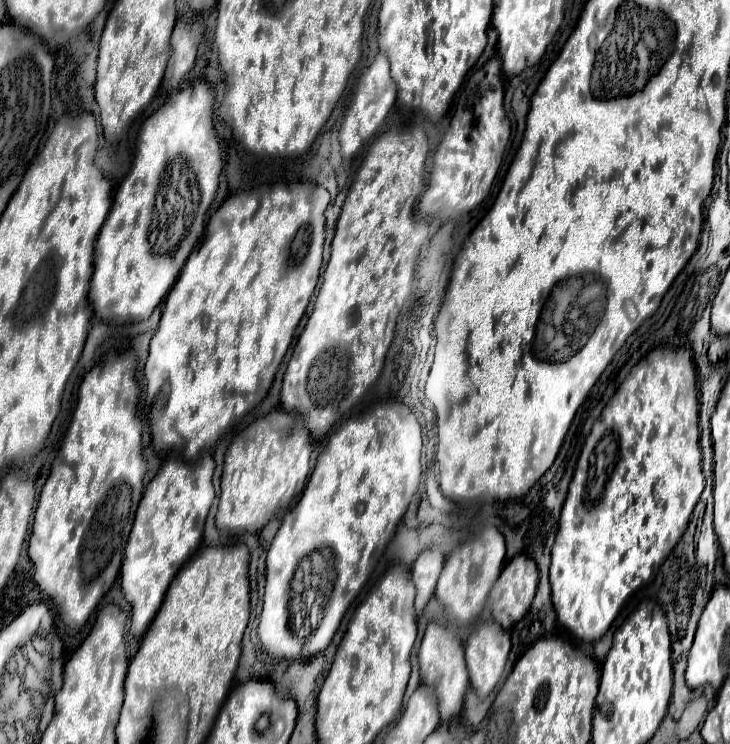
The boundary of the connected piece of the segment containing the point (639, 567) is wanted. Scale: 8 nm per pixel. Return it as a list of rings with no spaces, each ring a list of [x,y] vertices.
[[[654,349],[650,351],[632,371],[630,375],[624,379],[624,383],[618,387],[618,391],[614,393],[614,397],[608,401],[608,405],[604,407],[600,419],[594,423],[574,477],[572,477],[572,485],[568,491],[568,497],[564,501],[562,507],[562,515],[560,515],[560,527],[558,527],[558,535],[556,535],[556,543],[552,547],[552,565],[550,565],[550,587],[552,587],[552,603],[554,603],[554,611],[558,615],[558,621],[580,641],[596,641],[600,639],[612,625],[612,621],[616,619],[620,607],[624,605],[624,601],[628,599],[628,595],[632,591],[636,591],[642,583],[646,583],[654,571],[662,565],[662,561],[670,555],[670,551],[676,547],[676,543],[680,541],[682,533],[688,527],[690,515],[694,511],[694,505],[698,503],[702,489],[704,489],[704,475],[702,475],[702,451],[698,445],[700,439],[700,431],[698,431],[698,397],[696,397],[698,389],[696,389],[696,371],[694,371],[694,363],[692,357],[686,349]]]

